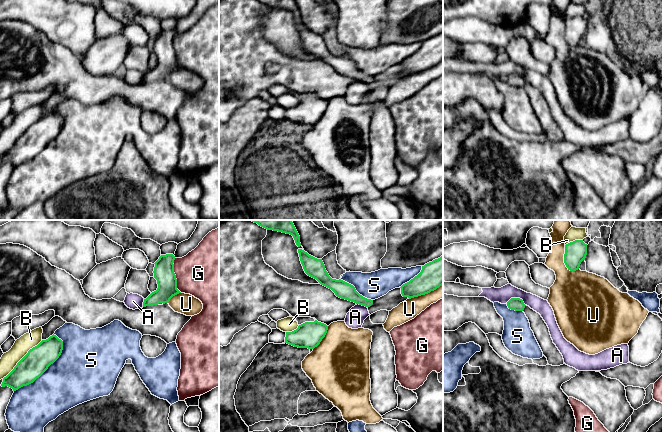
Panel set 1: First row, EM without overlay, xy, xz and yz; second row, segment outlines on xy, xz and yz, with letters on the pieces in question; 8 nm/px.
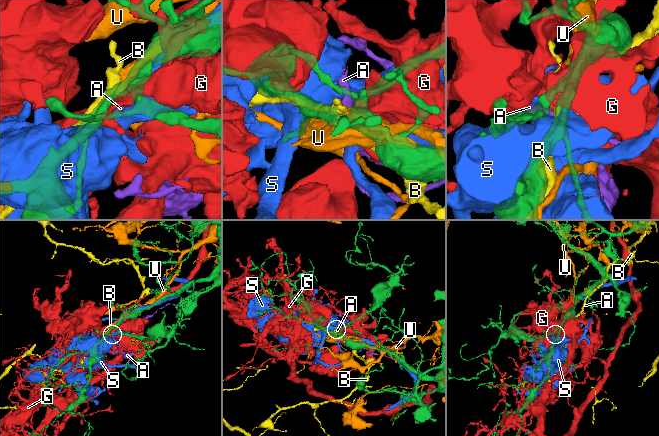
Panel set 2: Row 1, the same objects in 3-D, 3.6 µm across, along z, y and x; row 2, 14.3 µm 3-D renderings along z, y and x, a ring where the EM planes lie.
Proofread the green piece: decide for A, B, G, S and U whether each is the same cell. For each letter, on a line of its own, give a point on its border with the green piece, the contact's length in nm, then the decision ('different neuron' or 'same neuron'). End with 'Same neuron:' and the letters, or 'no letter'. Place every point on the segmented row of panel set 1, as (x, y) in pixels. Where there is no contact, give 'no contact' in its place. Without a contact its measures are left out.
A: meets green in yz at (517, 298); contact 160 nm long; different neuron
B: meets green in xy at (22, 358); contact 440 nm long; different neuron
G: meets green in xy at (175, 275); contact 280 nm long; different neuron
S: meets green in xy at (47, 368); contact 550 nm long; different neuron
U: meets green in yz at (564, 260); contact 240 nm long; different neuron
Same neuron: no letter

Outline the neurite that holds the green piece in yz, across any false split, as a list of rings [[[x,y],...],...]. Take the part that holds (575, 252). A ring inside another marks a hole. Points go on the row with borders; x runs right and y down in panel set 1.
[[[575,240],[565,245],[564,263],[568,270],[576,271],[587,255],[587,244],[583,240]]]

